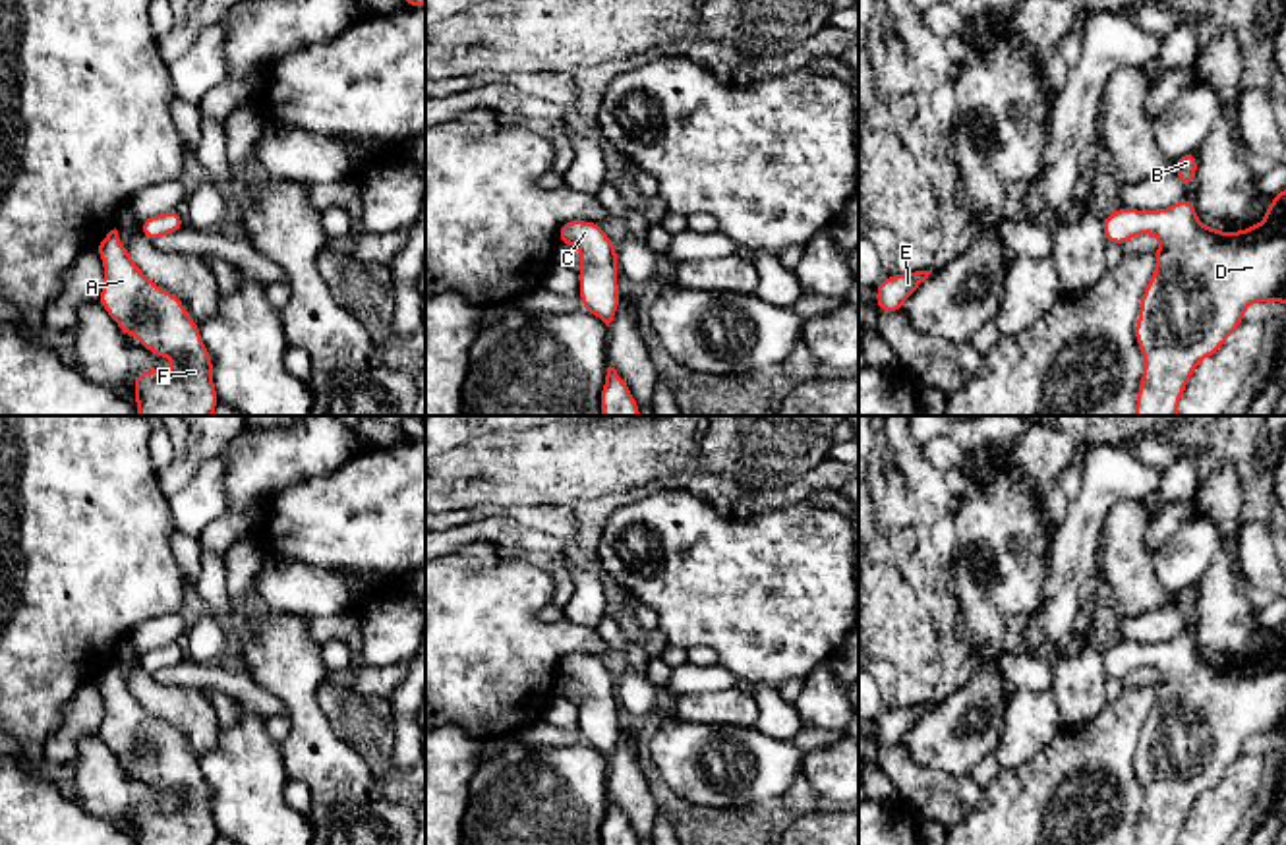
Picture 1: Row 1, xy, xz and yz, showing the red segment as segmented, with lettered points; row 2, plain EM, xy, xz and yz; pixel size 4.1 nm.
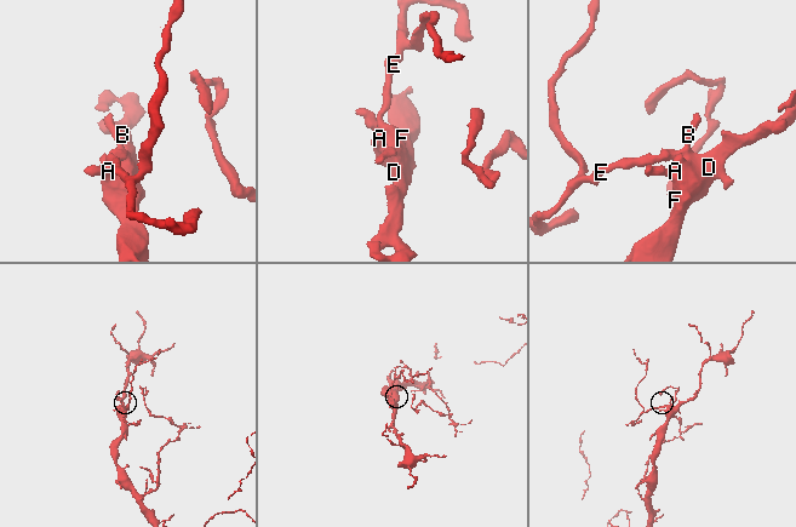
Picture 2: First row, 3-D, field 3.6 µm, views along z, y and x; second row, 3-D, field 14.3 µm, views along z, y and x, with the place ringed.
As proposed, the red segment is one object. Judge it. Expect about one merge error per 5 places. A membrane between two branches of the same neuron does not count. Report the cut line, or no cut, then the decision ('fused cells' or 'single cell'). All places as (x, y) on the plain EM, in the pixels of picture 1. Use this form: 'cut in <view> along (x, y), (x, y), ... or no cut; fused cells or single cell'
no cut; single cell

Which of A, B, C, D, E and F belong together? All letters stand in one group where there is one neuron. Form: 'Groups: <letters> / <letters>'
Groups: A B C D E F

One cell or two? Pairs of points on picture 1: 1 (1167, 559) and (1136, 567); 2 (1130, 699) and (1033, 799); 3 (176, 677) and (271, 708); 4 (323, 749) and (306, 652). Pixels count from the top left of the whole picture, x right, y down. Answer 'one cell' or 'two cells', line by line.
1: two cells
2: one cell
3: one cell
4: one cell

